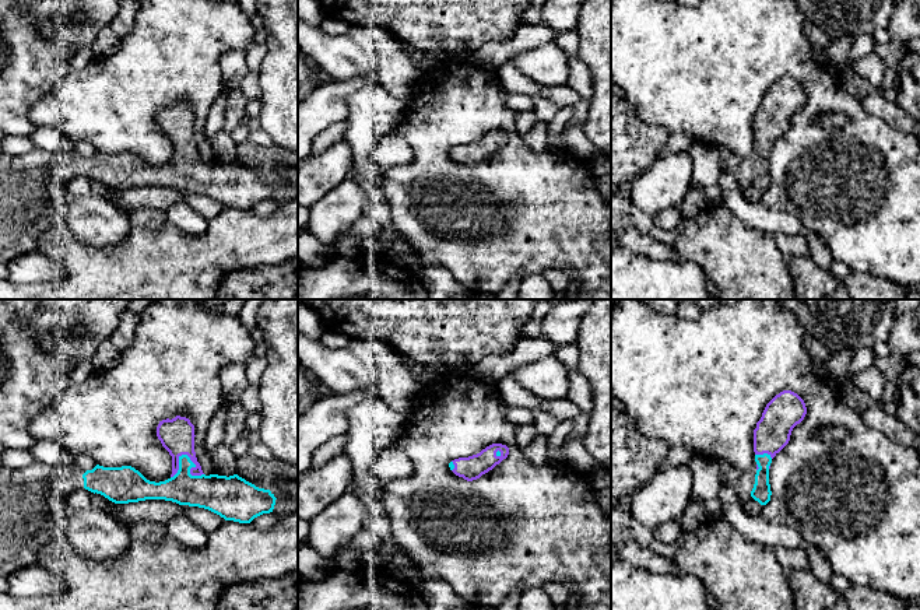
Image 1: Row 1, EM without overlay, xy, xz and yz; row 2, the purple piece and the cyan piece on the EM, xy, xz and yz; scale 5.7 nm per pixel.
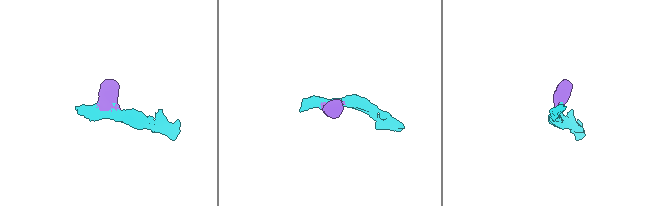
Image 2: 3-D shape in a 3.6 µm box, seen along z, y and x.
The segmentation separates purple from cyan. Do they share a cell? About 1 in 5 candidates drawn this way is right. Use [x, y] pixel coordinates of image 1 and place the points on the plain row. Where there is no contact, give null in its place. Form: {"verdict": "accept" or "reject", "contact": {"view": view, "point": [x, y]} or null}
{"verdict": "accept", "contact": {"view": "xy", "point": [188, 142]}}

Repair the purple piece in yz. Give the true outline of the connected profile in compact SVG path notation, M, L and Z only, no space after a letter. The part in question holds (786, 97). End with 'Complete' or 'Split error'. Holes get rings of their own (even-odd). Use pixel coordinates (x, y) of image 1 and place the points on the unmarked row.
M783 77L766 91L756 109L754 116L756 161L751 183L761 192L766 192L772 182L769 171L772 146L789 130L793 115L805 101L804 87L791 77Z. Split error

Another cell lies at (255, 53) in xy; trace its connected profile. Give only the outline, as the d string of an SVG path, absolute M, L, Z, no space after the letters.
M254 43L246 49L246 64L250 71L259 71L261 67L261 62L266 56L267 48L264 43Z

